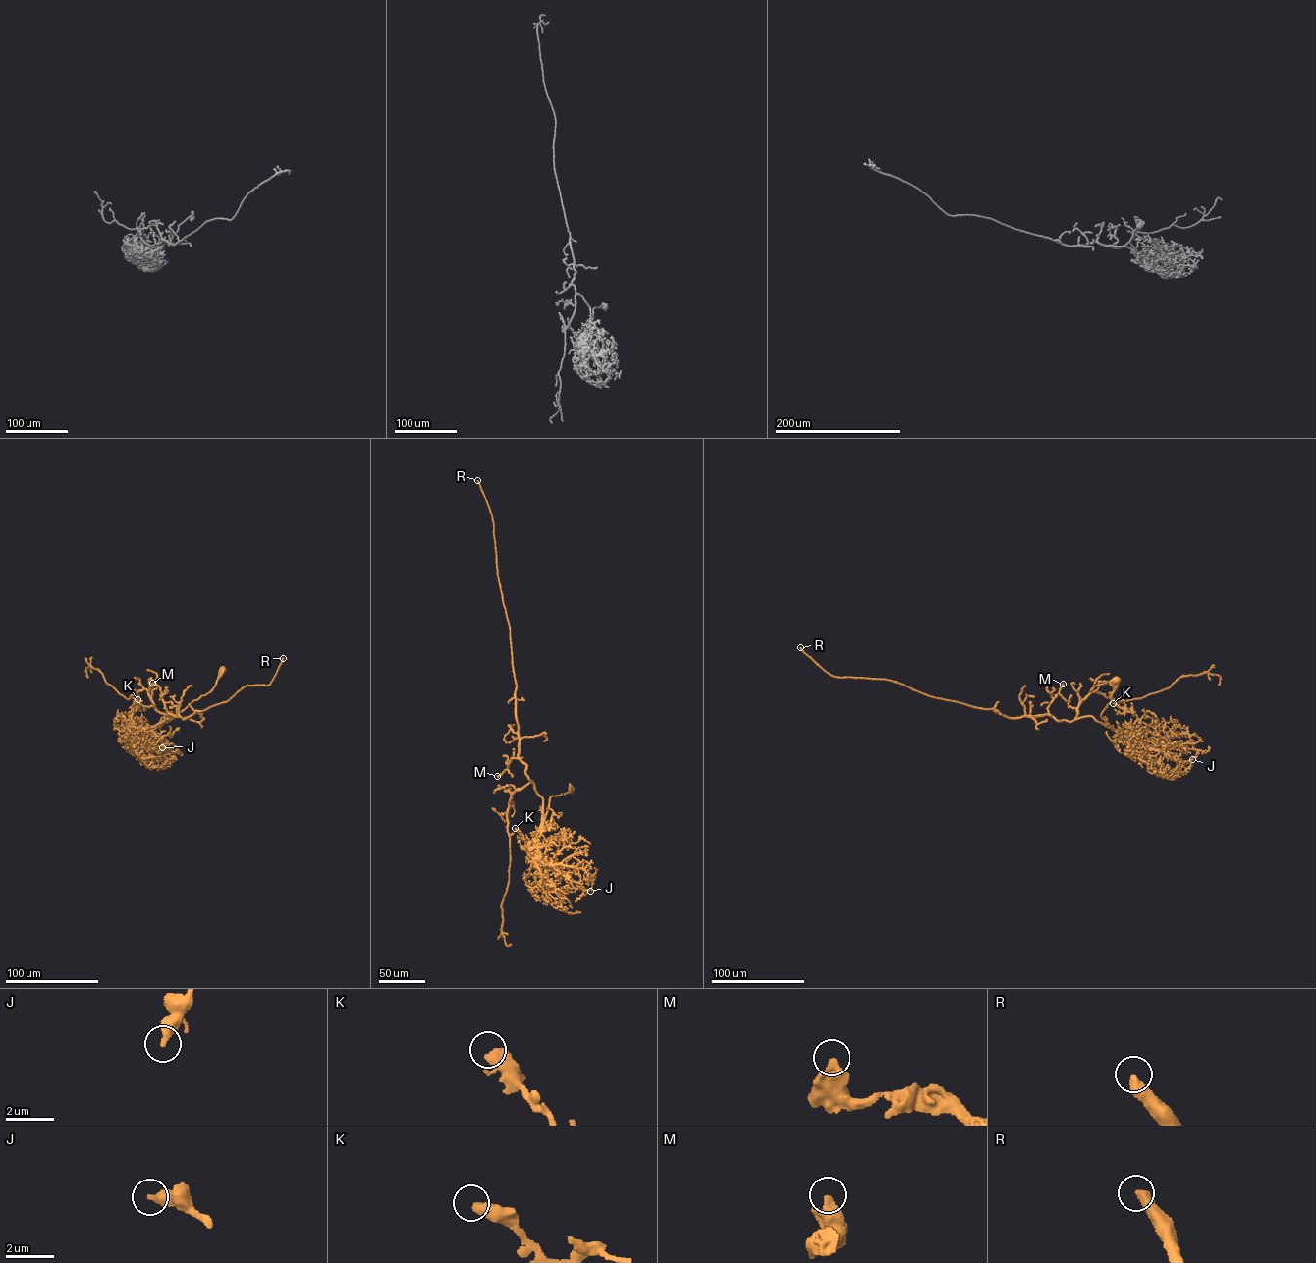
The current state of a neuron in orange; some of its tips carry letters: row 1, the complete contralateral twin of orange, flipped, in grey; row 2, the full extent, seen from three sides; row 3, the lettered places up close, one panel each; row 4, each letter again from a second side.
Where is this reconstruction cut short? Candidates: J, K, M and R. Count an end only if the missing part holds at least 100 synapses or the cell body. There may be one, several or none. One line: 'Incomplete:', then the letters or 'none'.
Incomplete: R

